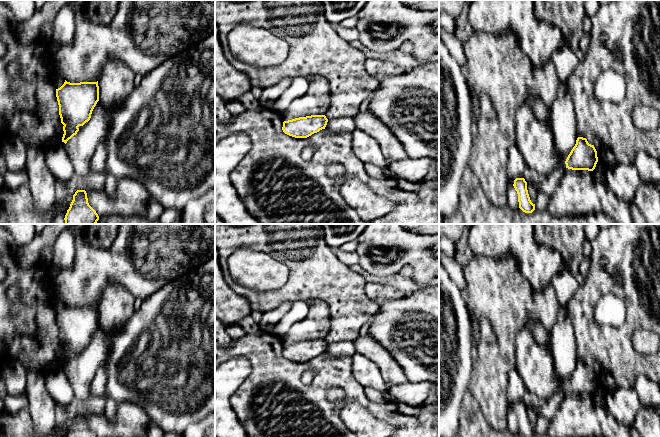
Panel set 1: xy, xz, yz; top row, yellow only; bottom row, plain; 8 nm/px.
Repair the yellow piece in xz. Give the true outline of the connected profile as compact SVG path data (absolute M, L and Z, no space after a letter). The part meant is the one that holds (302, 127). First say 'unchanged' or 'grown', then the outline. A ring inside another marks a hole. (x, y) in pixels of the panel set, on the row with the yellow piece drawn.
unchanged; M311 115L284 121L282 130L295 138L307 138L325 129L328 119L325 115Z

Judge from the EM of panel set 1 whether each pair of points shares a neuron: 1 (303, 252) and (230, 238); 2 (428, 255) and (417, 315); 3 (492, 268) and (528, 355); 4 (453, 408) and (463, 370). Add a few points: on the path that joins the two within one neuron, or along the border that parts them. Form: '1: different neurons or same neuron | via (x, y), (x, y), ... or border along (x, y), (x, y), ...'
1: same neuron | via (285, 238), (248, 238)
2: different neurons | border along (428, 284), (423, 287)
3: different neurons | border along (526, 324), (516, 334), (514, 354)
4: same neuron | via (453, 399), (460, 379)

